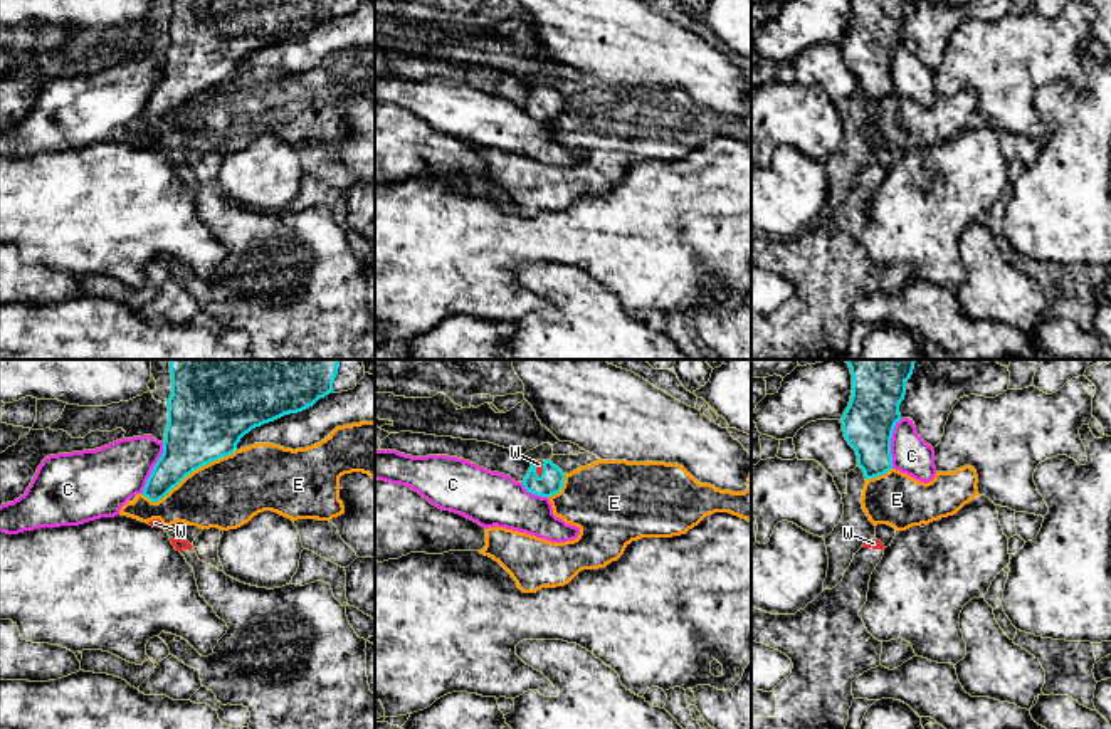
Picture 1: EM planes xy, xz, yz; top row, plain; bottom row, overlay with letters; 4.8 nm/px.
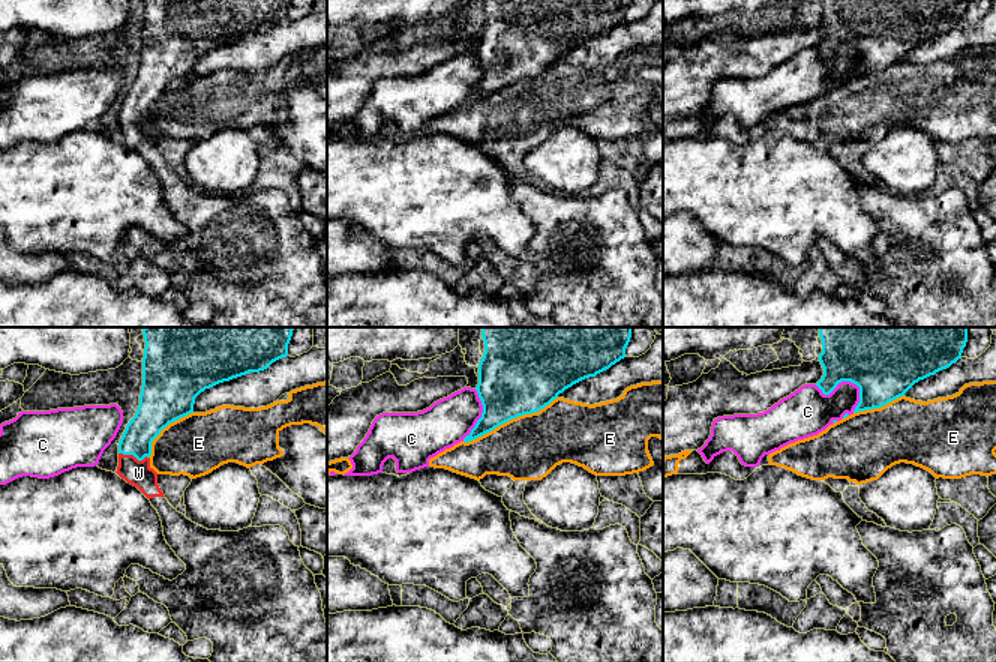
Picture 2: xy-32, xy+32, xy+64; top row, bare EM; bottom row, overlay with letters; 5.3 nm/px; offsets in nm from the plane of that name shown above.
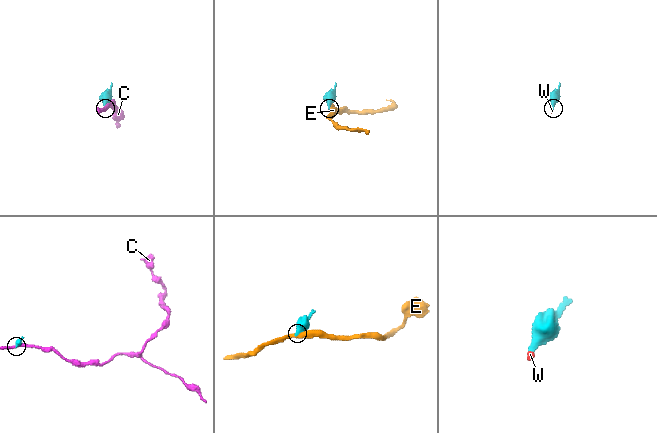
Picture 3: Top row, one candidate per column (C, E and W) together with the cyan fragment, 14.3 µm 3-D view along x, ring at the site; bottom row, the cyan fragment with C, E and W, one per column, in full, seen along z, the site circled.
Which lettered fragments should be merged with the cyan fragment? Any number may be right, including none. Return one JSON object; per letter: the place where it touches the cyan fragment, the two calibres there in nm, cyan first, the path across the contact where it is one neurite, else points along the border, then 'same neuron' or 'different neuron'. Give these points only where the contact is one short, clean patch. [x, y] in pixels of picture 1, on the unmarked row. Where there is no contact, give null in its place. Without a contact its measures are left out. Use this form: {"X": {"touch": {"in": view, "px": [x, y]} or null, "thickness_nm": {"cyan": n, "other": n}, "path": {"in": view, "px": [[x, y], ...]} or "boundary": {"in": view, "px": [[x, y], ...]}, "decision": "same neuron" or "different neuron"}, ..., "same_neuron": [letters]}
{"C": {"touch": {"in": "xy", "px": [153, 91]}, "thickness_nm": {"cyan": 280, "other": 300}, "decision": "different neuron"}, "E": {"touch": {"in": "xy", "px": [189, 98]}, "thickness_nm": {"cyan": 340, "other": 340}, "decision": "different neuron"}, "W": {"touch": {"in": "xz", "px": [543, 93]}, "thickness_nm": {"cyan": 120, "other": 40}, "path": {"in": "xz", "px": [[552, 103], [543, 93], [538, 88]]}, "decision": "same neuron"}, "same_neuron": ["W"]}

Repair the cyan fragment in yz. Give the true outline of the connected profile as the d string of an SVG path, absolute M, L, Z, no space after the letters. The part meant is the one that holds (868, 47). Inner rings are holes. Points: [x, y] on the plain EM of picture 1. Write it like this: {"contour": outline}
{"contour": "M852 0L852 18L840 47L866 104L892 92L891 62L911 0Z"}

